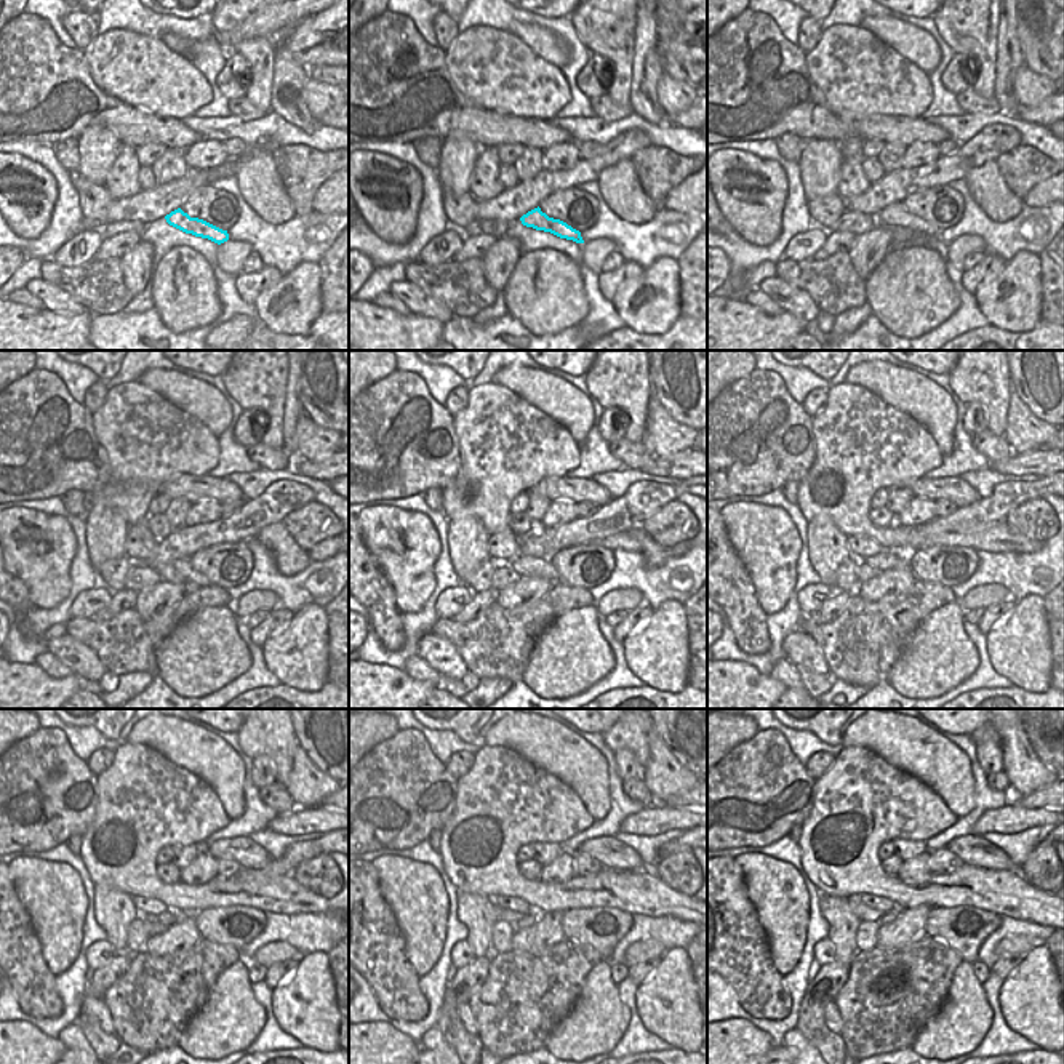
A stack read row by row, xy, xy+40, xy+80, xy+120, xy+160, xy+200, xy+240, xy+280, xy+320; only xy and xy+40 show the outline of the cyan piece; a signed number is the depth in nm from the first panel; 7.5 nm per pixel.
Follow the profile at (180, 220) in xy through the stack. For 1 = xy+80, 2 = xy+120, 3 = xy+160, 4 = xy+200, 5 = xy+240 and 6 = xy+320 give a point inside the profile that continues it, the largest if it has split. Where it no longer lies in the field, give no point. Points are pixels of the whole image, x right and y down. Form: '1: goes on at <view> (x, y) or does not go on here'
1: goes on at xy+80 (895, 215)
2: goes on at xy+120 (176, 572)
3: goes on at xy+160 (528, 567)
4: goes on at xy+200 (885, 560)
5: goes on at xy+240 (168, 917)
6: goes on at xy+320 (860, 911)

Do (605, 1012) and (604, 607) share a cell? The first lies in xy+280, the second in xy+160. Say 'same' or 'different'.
different

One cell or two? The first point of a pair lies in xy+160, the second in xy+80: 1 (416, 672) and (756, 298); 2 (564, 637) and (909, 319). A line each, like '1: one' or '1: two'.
1: one
2: one

